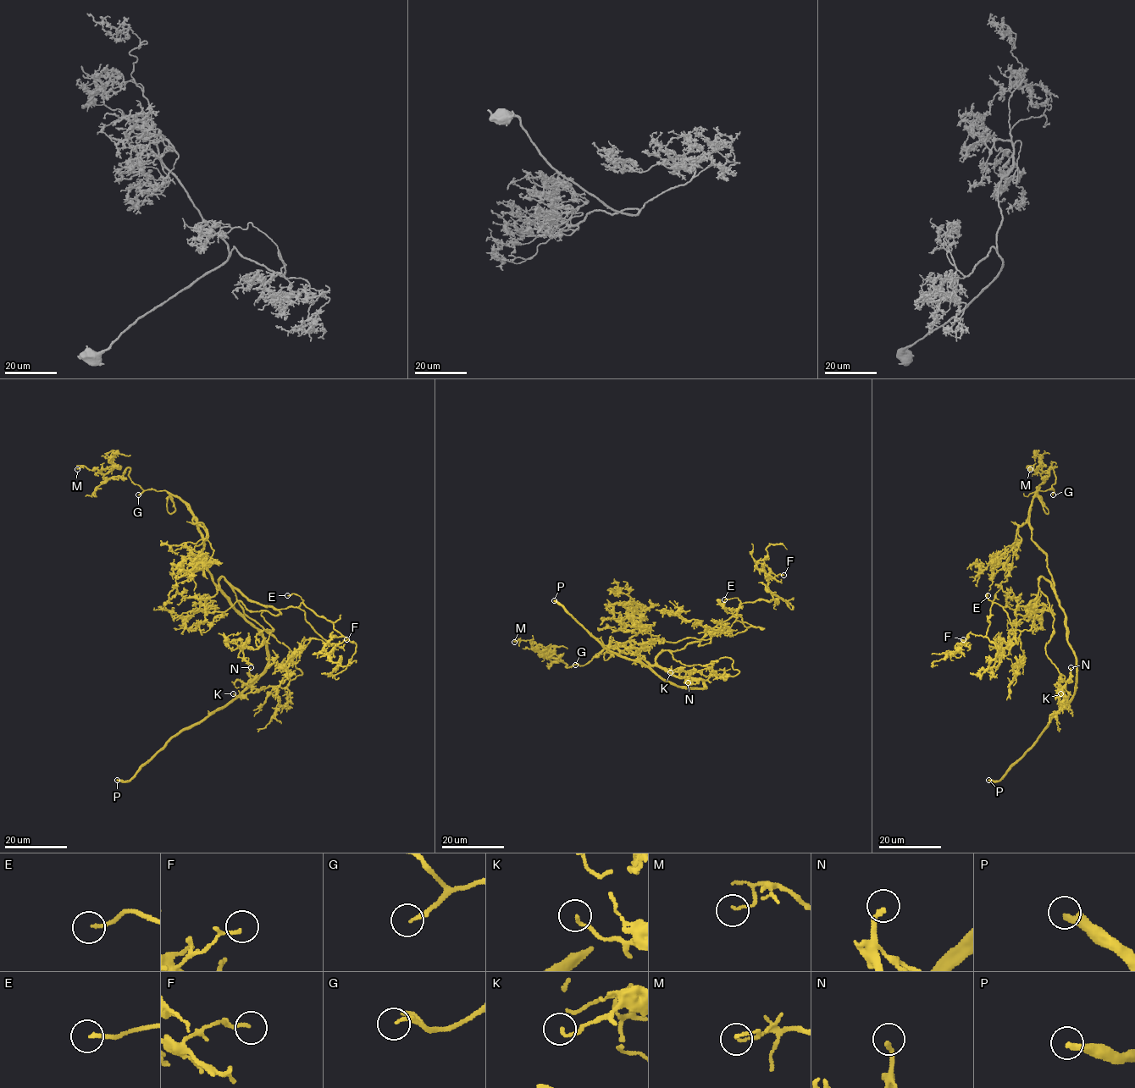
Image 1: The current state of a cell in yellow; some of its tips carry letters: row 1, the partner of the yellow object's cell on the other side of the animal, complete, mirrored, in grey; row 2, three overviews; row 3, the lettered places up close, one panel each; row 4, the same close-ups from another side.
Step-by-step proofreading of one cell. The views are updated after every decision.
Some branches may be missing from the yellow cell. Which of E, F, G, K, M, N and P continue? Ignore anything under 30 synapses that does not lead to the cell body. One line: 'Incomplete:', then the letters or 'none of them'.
Incomplete: E, G, P

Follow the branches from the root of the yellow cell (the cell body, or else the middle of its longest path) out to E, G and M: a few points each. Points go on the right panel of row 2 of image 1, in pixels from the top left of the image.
E: (1057, 599), (1051, 585), (1042, 577), (1038, 580), (1038, 595), (1027, 605), (1010, 609), (992, 602), (988, 595)
G: (1057, 599), (1046, 555), (1032, 539), (1030, 527), (1030, 504), (1036, 493), (1039, 490), (1052, 489), (1053, 494)
M: (1057, 599), (1030, 527), (1032, 498), (1054, 490), (1055, 476), (1051, 467), (1044, 478), (1030, 469)

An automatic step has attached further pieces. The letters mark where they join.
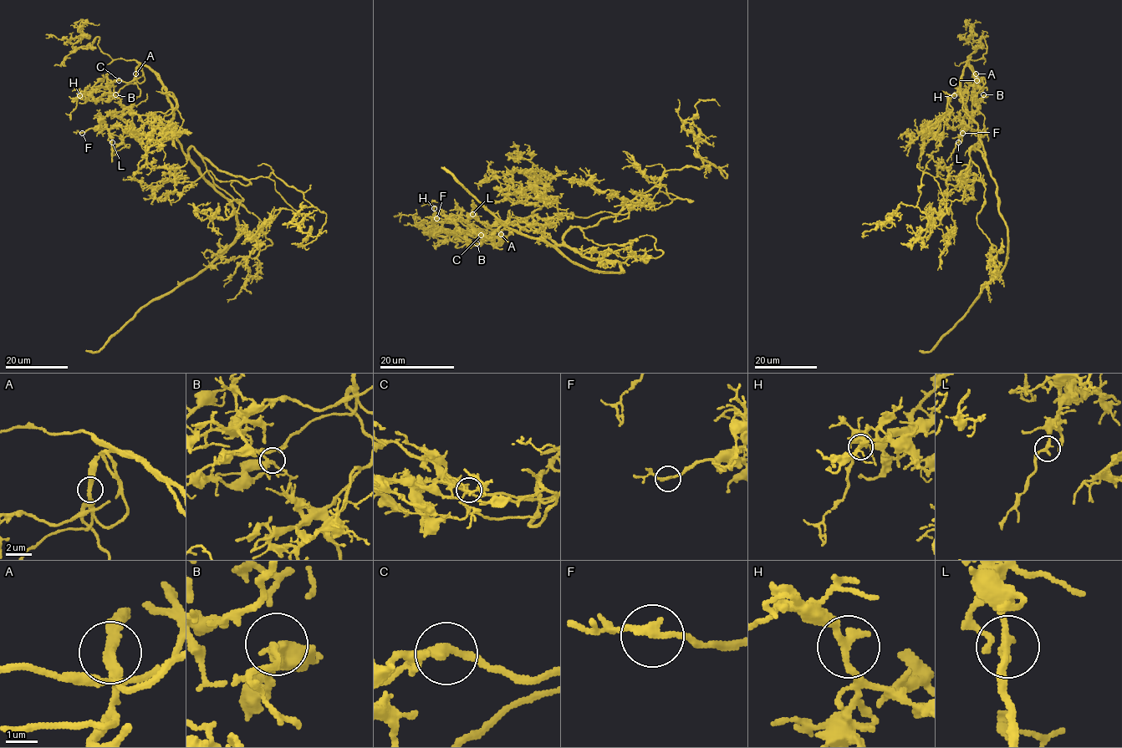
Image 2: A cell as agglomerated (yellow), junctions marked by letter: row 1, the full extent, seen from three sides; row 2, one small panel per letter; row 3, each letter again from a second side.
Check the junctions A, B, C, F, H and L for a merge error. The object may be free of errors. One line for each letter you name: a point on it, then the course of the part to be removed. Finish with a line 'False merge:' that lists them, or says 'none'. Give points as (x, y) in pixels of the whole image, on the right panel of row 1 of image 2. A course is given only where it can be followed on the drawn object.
False merge: none

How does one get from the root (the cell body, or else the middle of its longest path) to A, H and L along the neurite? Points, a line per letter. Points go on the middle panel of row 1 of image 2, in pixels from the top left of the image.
A: (577, 249), (559, 246), (544, 236), (545, 220), (538, 216), (514, 220), (500, 234)
H: (577, 249), (544, 236), (545, 220), (538, 216), (511, 222), (500, 236), (482, 236), (434, 208)
L: (577, 249), (544, 236), (538, 216), (511, 222), (502, 243), (506, 236), (472, 214)

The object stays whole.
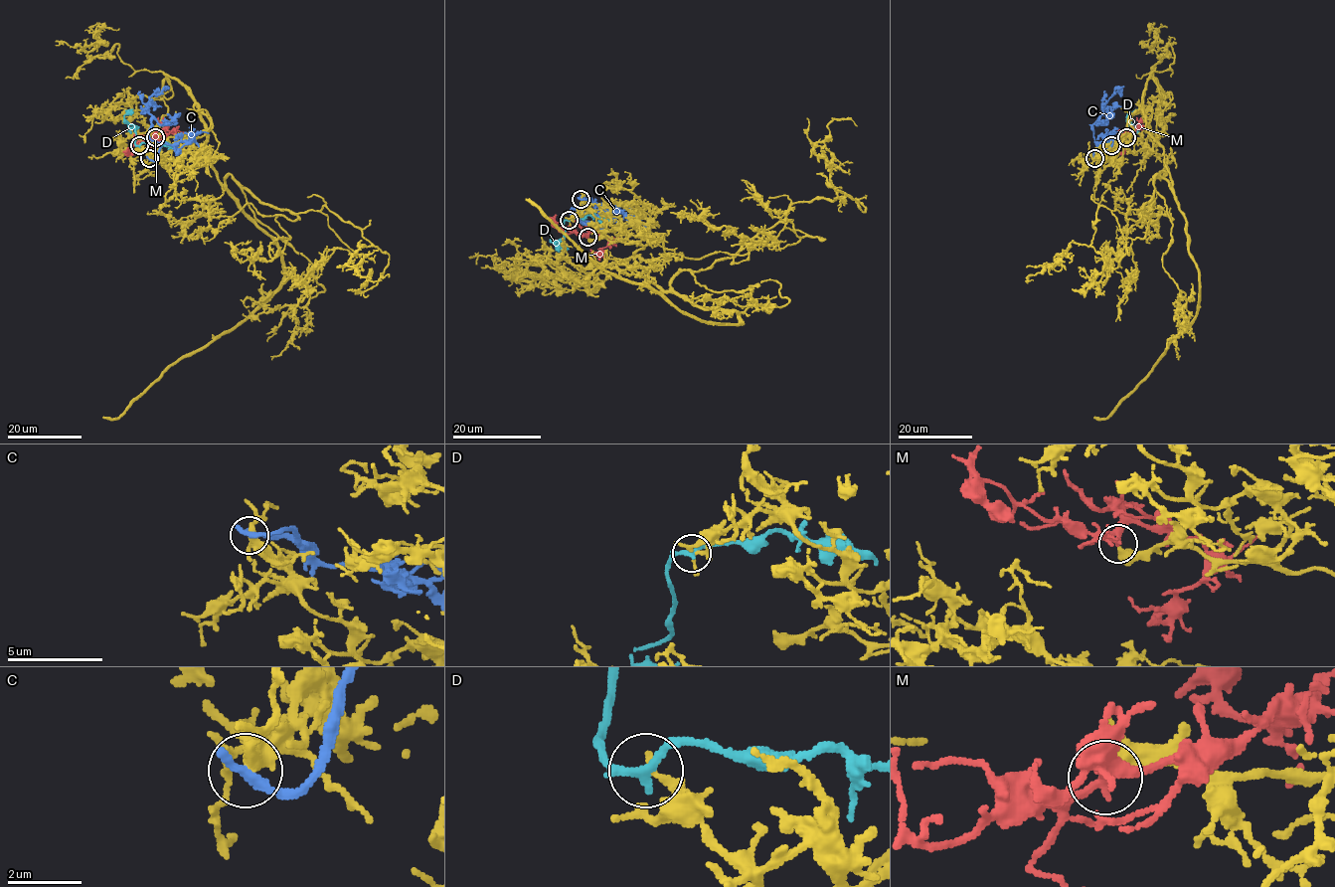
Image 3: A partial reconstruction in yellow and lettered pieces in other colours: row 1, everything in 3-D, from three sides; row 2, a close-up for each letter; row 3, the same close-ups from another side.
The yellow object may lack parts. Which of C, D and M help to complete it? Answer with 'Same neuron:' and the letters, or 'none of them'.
Same neuron: M

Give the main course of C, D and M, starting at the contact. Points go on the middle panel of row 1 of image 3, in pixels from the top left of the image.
C: (581, 200), (593, 202), (581, 199), (584, 206), (580, 210), (581, 218), (594, 222), (601, 234)
D: (569, 220), (564, 222), (564, 239), (555, 242), (552, 238), (562, 250)
M: (588, 238), (591, 232), (601, 233), (608, 239), (607, 246), (598, 253), (591, 250)

